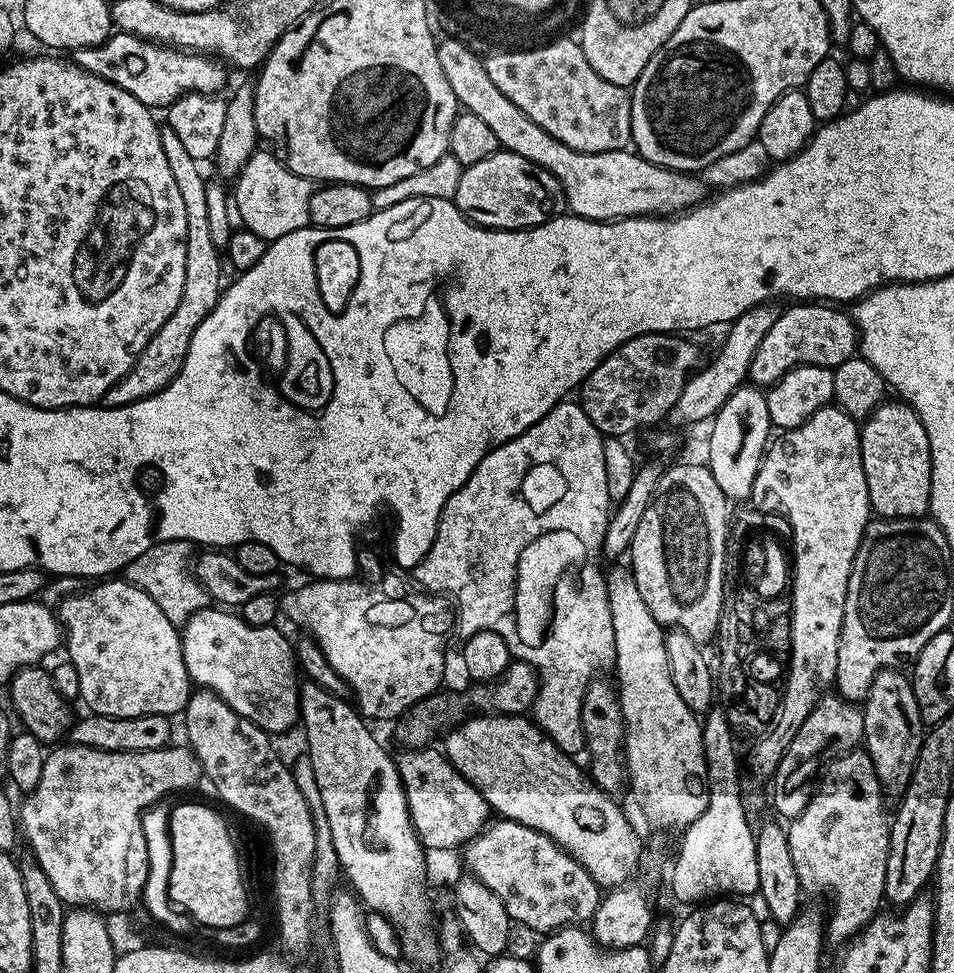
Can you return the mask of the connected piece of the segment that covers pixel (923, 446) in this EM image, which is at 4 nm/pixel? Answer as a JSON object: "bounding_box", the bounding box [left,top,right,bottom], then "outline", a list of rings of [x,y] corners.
{"bounding_box":[860,400,932,520],"outline":[[[901,400],[883,401],[861,425],[860,449],[863,474],[866,475],[868,503],[877,517],[886,520],[919,520],[930,512],[930,486],[932,485],[932,455],[929,438],[917,412]]]}

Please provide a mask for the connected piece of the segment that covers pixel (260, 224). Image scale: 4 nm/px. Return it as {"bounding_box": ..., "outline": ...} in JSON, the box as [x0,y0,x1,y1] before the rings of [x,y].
{"bounding_box":[234,150,314,242],"outline":[[[257,150],[240,175],[235,177],[234,212],[247,231],[258,234],[269,242],[282,238],[294,230],[302,230],[310,224],[310,198],[314,191],[313,181],[289,170],[283,160],[271,150]]]}

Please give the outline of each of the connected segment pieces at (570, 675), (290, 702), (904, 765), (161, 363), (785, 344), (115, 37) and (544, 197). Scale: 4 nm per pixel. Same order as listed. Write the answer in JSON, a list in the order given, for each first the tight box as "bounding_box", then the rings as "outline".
[{"bounding_box":[414,402,615,750],"outline":[[[557,402],[553,408],[548,409],[546,415],[540,417],[537,424],[530,426],[510,442],[498,446],[490,454],[486,454],[486,458],[482,458],[482,462],[478,462],[478,466],[470,474],[467,482],[446,502],[446,506],[440,514],[434,542],[430,546],[430,550],[422,558],[422,562],[416,565],[414,569],[414,575],[416,575],[417,580],[415,583],[421,589],[427,590],[432,594],[447,594],[454,601],[454,608],[458,613],[458,632],[460,628],[461,637],[467,638],[482,630],[494,630],[498,634],[502,634],[502,638],[506,638],[510,651],[520,652],[520,658],[521,656],[528,656],[526,663],[532,660],[529,666],[535,668],[537,664],[540,664],[536,671],[544,668],[544,675],[540,677],[540,685],[544,687],[544,692],[538,690],[536,695],[536,699],[540,701],[540,708],[533,704],[530,712],[532,716],[540,712],[540,717],[535,719],[535,723],[539,724],[541,720],[544,720],[543,724],[538,727],[554,743],[560,740],[557,746],[562,750],[576,748],[576,744],[584,744],[582,726],[576,728],[576,723],[579,722],[576,719],[576,708],[582,710],[584,697],[580,695],[580,692],[586,694],[588,689],[588,685],[584,680],[587,682],[593,680],[588,677],[588,672],[592,672],[592,668],[595,668],[599,674],[603,673],[604,670],[600,664],[604,664],[608,669],[611,669],[612,665],[608,663],[608,660],[615,664],[614,628],[611,626],[610,602],[607,596],[608,581],[605,573],[603,571],[600,573],[604,535],[606,534],[606,526],[610,515],[606,463],[603,458],[604,436],[594,426],[594,422],[590,422],[590,418],[584,413],[579,403],[568,403]]]},{"bounding_box":[180,606,300,734],"outline":[[[206,606],[202,611],[195,612],[193,616],[184,623],[180,637],[180,641],[182,642],[182,654],[186,662],[189,681],[201,689],[218,694],[235,712],[242,714],[242,718],[254,722],[259,728],[269,734],[285,733],[300,719],[300,684],[298,683],[298,679],[296,680],[296,674],[298,676],[298,663],[294,651],[294,644],[291,639],[288,641],[278,629],[279,627],[276,626],[270,628],[266,626],[250,626],[235,611],[225,610],[220,606]]]},{"bounding_box":[862,668,926,798],"outline":[[[883,668],[874,678],[868,697],[862,702],[864,713],[863,747],[878,774],[878,782],[889,797],[899,798],[908,789],[914,766],[920,757],[926,725],[914,698],[911,679],[896,668]]]},{"bounding_box":[102,126,226,408],"outline":[[[164,126],[160,129],[162,150],[166,150],[166,162],[170,162],[170,174],[174,174],[174,183],[178,185],[178,195],[186,206],[186,279],[182,281],[182,302],[178,302],[178,310],[162,322],[162,330],[146,342],[146,346],[136,355],[134,366],[110,390],[106,390],[102,401],[105,408],[130,406],[130,402],[138,402],[142,398],[150,398],[150,394],[158,394],[175,378],[182,362],[188,353],[190,338],[199,324],[210,315],[208,308],[214,310],[212,300],[218,302],[216,295],[216,276],[222,280],[226,276],[226,268],[222,263],[221,249],[214,246],[210,238],[210,221],[206,211],[206,176],[200,173],[201,161],[190,158],[190,153],[182,147],[182,142],[174,130]]]},{"bounding_box":[748,302,858,386],"outline":[[[796,302],[793,308],[785,307],[781,316],[774,326],[767,331],[761,344],[758,346],[757,353],[750,362],[748,377],[753,385],[771,386],[777,384],[787,372],[794,370],[799,364],[813,364],[823,368],[835,368],[842,362],[846,362],[850,357],[857,355],[858,352],[858,333],[856,330],[855,319],[844,312],[835,312],[835,307],[829,306],[824,302]]]},{"bounding_box":[74,30,226,110],"outline":[[[119,30],[113,31],[98,46],[75,49],[74,63],[98,78],[106,78],[106,82],[122,86],[122,90],[134,94],[138,102],[153,110],[167,109],[168,105],[188,92],[201,92],[207,96],[219,93],[226,71],[219,59],[207,54],[169,48],[166,44],[155,44],[152,40]]]},{"bounding_box":[454,150,566,232],"outline":[[[503,150],[465,167],[454,203],[467,220],[473,220],[484,228],[501,228],[507,232],[545,224],[566,208],[564,191],[554,174],[542,170],[542,166],[534,166],[534,162],[526,162],[522,154]]]}]

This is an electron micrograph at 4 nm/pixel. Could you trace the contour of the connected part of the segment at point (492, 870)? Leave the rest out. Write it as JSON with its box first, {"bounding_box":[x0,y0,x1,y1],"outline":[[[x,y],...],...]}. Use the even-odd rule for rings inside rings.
{"bounding_box":[463,818,602,934],"outline":[[[496,818],[479,832],[473,840],[463,845],[464,864],[471,875],[482,882],[482,886],[490,886],[498,898],[506,906],[508,919],[517,925],[525,924],[539,934],[554,932],[558,928],[580,926],[591,921],[600,904],[602,889],[594,882],[594,878],[569,852],[559,848],[546,834],[534,830],[530,826],[522,826],[513,820]]]}

